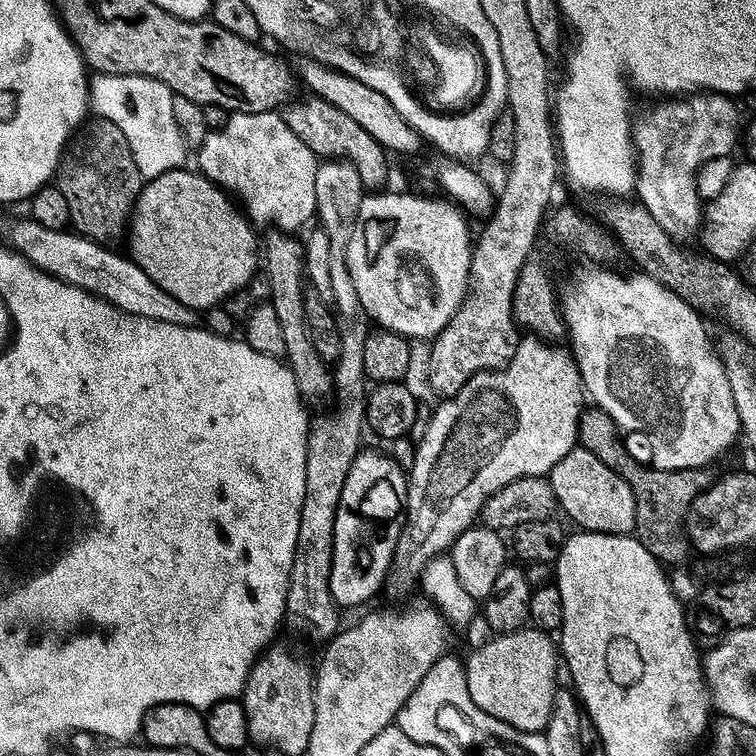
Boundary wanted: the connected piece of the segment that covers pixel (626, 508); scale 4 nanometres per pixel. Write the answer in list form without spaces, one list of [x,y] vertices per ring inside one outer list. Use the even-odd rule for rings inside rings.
[[[575,447],[548,473],[559,511],[565,512],[585,532],[609,532],[619,536],[631,533],[635,526],[634,494],[630,486],[614,470],[602,462],[602,455]]]

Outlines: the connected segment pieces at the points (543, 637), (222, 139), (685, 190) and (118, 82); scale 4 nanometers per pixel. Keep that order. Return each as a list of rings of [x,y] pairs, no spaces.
[[[525,626],[517,632],[491,637],[466,659],[464,673],[470,698],[486,714],[517,728],[520,732],[543,733],[551,720],[552,703],[558,689],[558,644],[549,633]]]
[[[277,111],[235,112],[221,128],[209,131],[198,146],[197,169],[208,180],[235,194],[249,221],[298,232],[316,213],[315,179],[319,157],[288,126]]]
[[[694,92],[679,98],[664,98],[661,104],[648,108],[635,117],[632,125],[632,146],[636,158],[636,186],[634,189],[639,203],[643,204],[658,226],[666,230],[673,241],[684,242],[702,228],[702,201],[696,189],[696,171],[710,158],[732,156],[735,153],[736,139],[742,136],[740,112],[736,109],[737,101],[721,92]]]
[[[93,75],[90,80],[90,108],[101,120],[114,122],[126,136],[130,154],[141,177],[151,178],[166,174],[185,163],[186,141],[174,122],[174,93],[162,82],[145,76]]]

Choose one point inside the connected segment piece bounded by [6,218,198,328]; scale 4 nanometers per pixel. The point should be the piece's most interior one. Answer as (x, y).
(90, 265)

